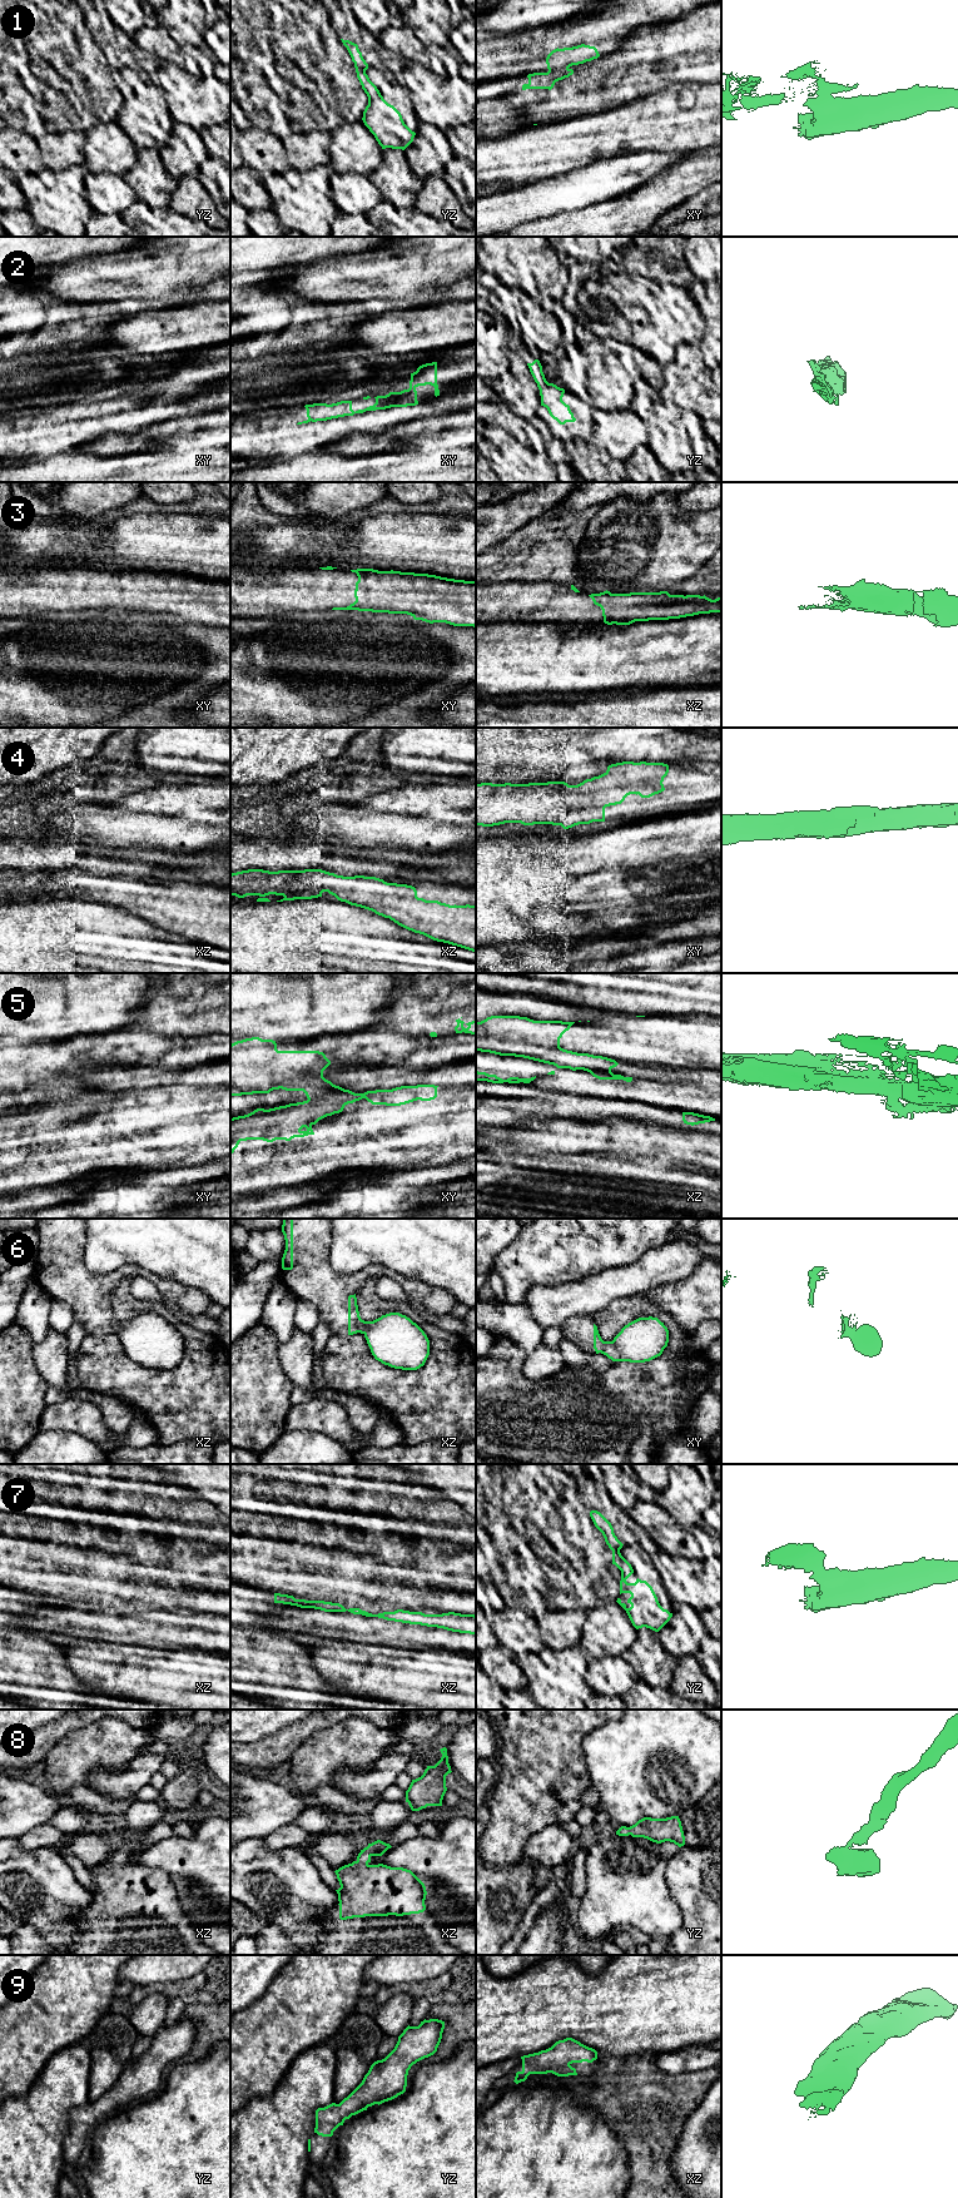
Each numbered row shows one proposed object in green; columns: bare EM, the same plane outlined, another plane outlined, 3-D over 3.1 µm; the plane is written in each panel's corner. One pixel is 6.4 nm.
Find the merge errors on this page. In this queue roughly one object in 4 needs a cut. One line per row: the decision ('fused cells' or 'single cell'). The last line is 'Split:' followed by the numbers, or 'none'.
1: fused cells
2: single cell
3: single cell
4: single cell
5: fused cells
6: single cell
7: fused cells
8: single cell
9: single cell
Split: 1, 5, 7

